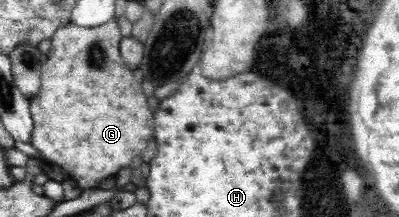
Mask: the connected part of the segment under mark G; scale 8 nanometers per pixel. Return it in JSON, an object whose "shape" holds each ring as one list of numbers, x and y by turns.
{"shape":[[114,18,108,23,104,23,94,28,80,28,76,24,70,23,60,30,55,32,55,35,50,39,52,41,52,48,47,54,48,60,43,64,41,68,41,87,39,95,29,100,29,109,33,119,32,135,30,135,30,144,33,145,42,156,43,161,48,164,58,165,67,171,70,175,70,179,76,181,82,189,100,189,100,183,108,177,117,176,121,168,129,167,131,161,136,156,142,156,148,141,154,136,154,123,155,119,153,112,148,108,147,97,143,93,142,87,136,78,134,78,133,72,126,66,126,63,122,60,119,46,120,41,123,39,117,19]]}

